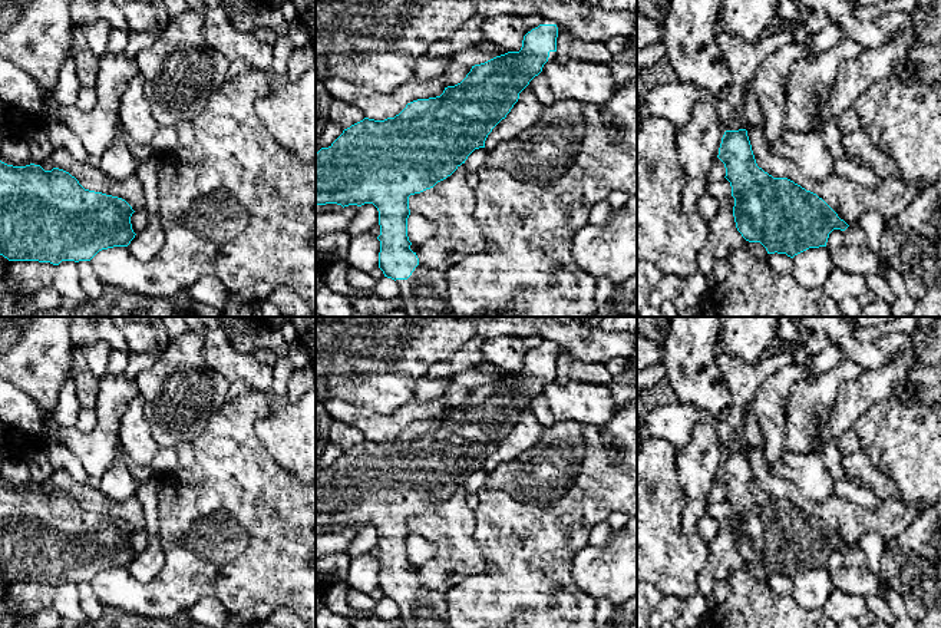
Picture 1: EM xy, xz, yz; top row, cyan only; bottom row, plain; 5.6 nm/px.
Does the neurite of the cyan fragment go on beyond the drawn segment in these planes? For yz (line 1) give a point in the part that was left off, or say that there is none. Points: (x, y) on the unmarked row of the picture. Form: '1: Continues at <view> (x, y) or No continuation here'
1: No continuation here

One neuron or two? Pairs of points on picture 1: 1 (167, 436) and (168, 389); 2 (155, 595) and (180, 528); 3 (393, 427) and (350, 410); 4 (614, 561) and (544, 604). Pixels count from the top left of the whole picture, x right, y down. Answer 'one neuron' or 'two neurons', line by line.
1: one neuron
2: one neuron
3: one neuron
4: two neurons

